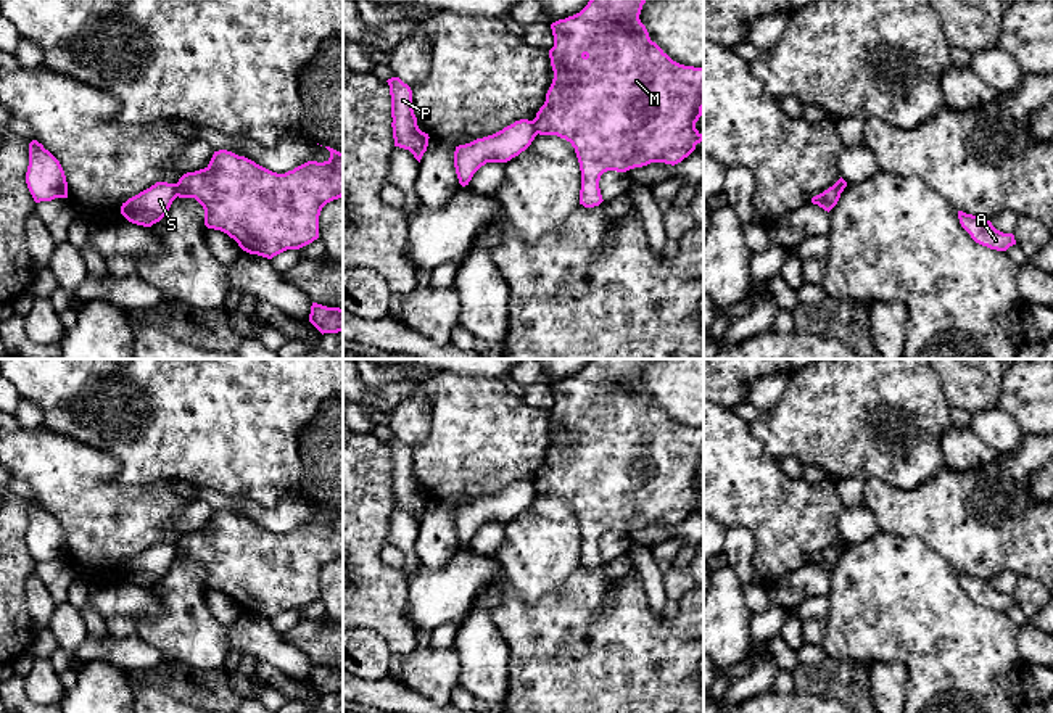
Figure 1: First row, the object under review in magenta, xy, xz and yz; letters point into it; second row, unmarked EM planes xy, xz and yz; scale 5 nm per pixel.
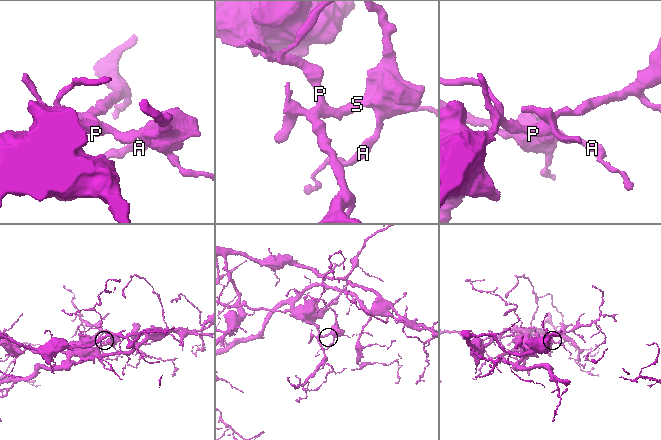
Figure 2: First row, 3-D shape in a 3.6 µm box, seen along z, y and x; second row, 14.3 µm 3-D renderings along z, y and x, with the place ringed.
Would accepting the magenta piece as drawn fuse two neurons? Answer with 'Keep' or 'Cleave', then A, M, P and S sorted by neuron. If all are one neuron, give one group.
Cleave. Groups: A M / P S

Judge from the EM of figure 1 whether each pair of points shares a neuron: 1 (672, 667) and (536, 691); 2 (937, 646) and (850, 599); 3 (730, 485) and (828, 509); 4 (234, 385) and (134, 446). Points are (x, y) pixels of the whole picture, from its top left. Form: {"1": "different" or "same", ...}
{"1": "same", "2": "same", "3": "same", "4": "same"}

